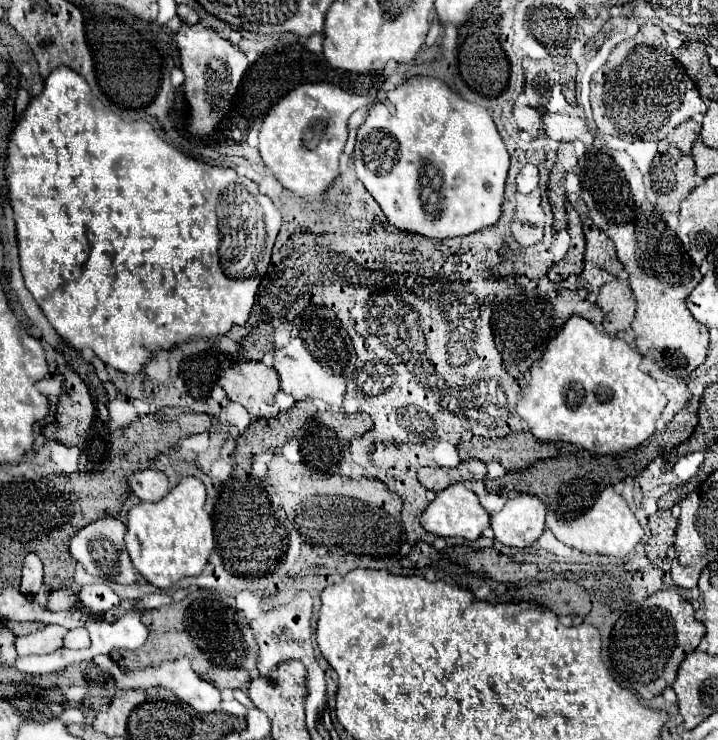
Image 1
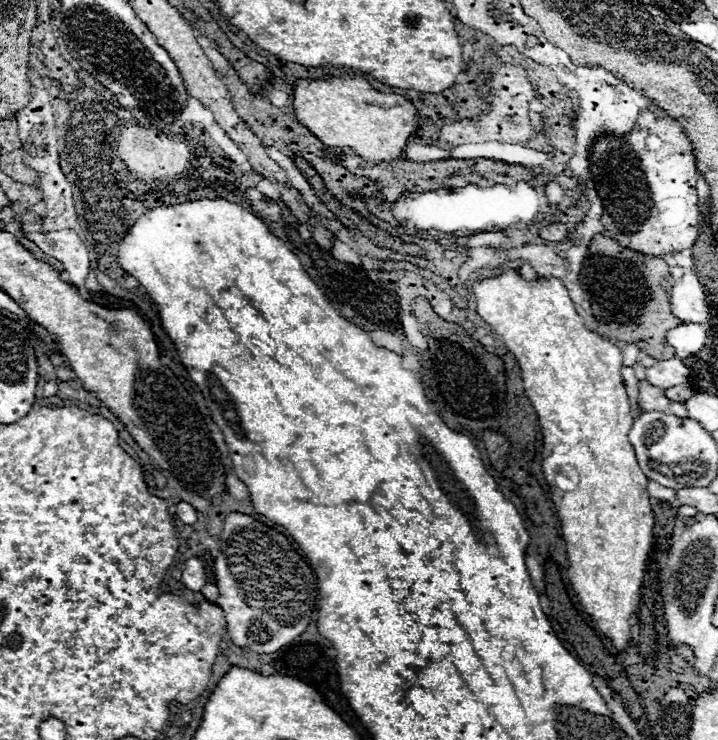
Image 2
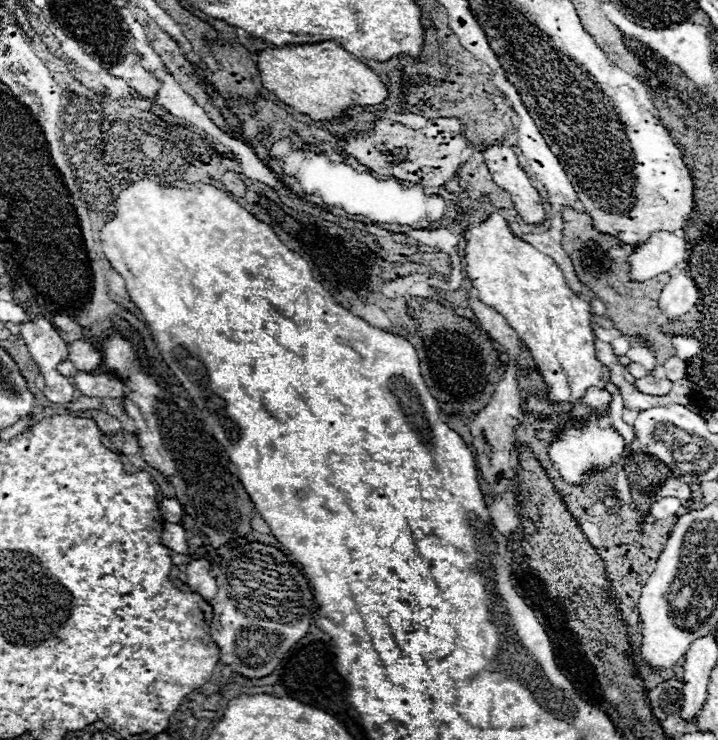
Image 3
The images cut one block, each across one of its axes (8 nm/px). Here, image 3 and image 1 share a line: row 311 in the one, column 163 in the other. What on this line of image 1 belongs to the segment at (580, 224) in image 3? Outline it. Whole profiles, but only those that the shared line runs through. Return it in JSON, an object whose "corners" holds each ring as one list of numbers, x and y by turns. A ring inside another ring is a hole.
{"corners":[[198,590,198,592,190,592,184,600,178,600,174,604,182,604,182,606,168,604,162,608,142,612,142,622,150,628,148,642,138,650,124,650,124,648,112,650,110,658,126,668,142,668,178,656,190,656,192,670,200,678,214,684,218,690,222,688,234,690,248,684,248,680,256,672,258,648,252,638,252,630,248,628,248,622,244,614,236,608,234,600,230,596,218,596,206,590],[186,618,194,622,188,628,186,628],[186,630,190,630,192,634,186,634]]}

